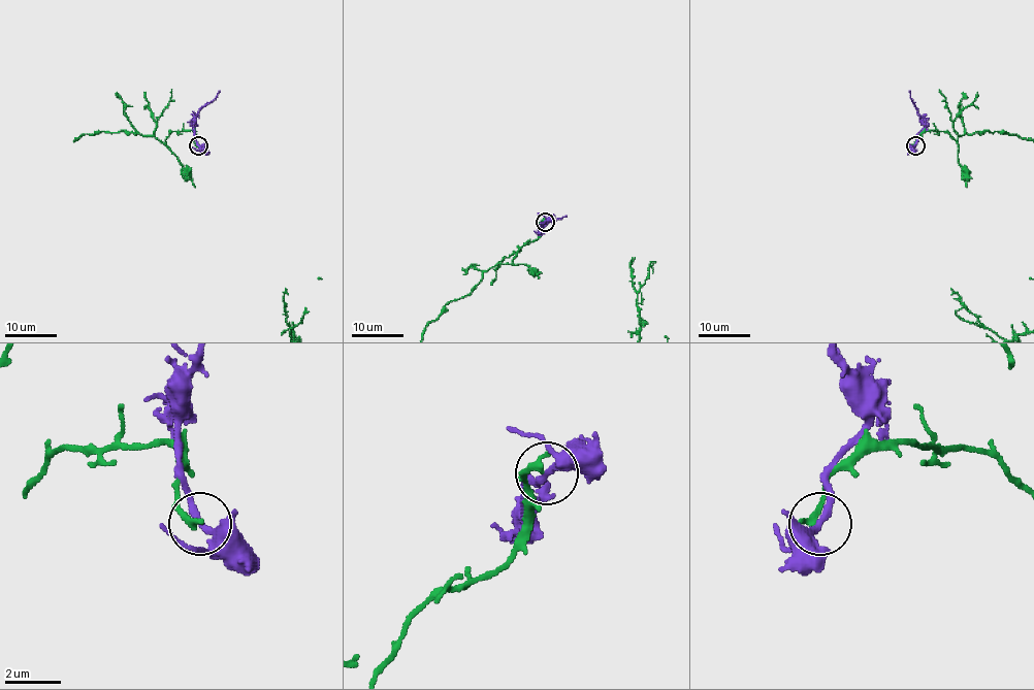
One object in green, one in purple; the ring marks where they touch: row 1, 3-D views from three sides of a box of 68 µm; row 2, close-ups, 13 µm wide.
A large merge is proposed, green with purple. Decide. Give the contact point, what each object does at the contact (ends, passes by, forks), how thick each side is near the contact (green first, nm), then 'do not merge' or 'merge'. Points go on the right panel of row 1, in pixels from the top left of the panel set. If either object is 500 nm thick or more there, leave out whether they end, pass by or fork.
at (915, 145); green ends there; purple passes by; 240 nm thick on the green side, 260 nm on the other; do not merge

